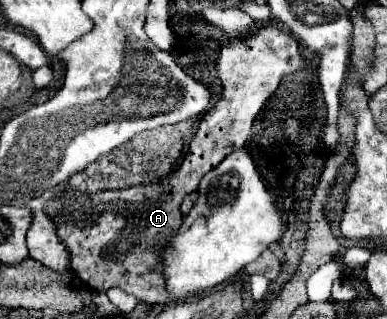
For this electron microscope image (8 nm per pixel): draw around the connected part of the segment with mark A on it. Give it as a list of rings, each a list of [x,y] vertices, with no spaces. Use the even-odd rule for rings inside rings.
[[[275,23],[257,29],[249,37],[225,41],[217,61],[217,75],[223,85],[221,101],[203,115],[189,153],[177,171],[167,175],[165,181],[127,189],[103,189],[95,193],[87,189],[55,191],[55,197],[45,205],[45,213],[53,221],[57,237],[67,247],[71,267],[79,279],[95,291],[121,287],[143,303],[169,303],[173,297],[167,295],[163,261],[151,253],[151,247],[161,247],[179,231],[183,223],[183,213],[179,211],[183,197],[193,193],[203,175],[217,167],[229,153],[243,149],[265,101],[277,91],[285,75],[297,73],[305,63],[297,39],[281,31]]]

